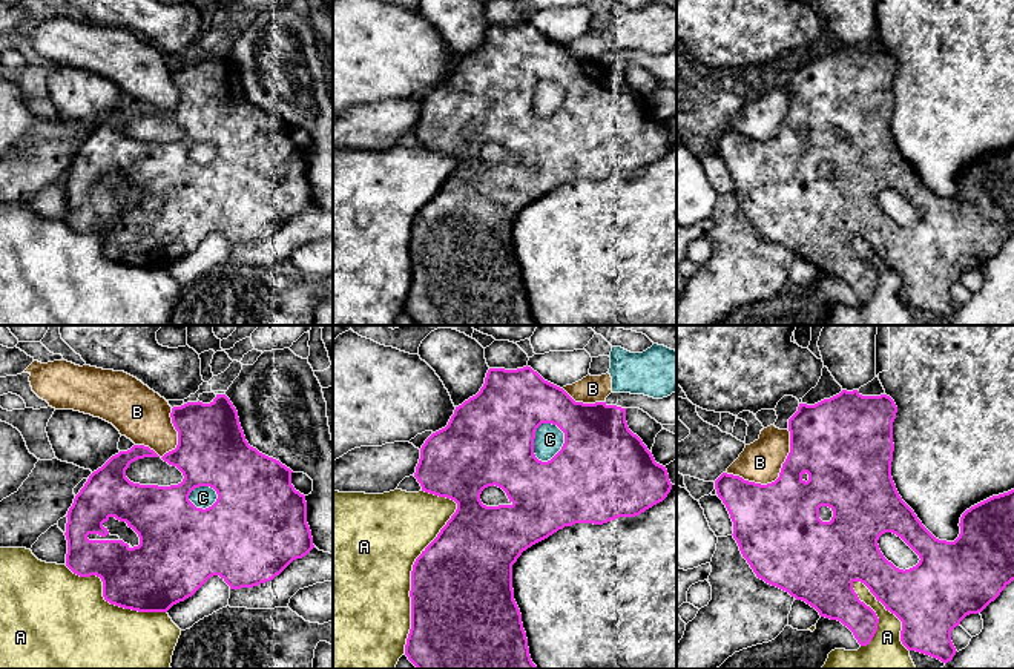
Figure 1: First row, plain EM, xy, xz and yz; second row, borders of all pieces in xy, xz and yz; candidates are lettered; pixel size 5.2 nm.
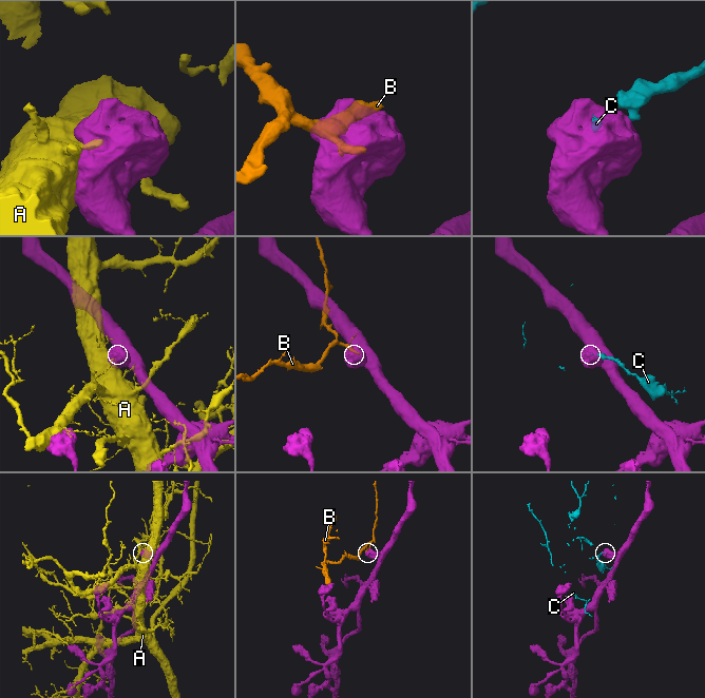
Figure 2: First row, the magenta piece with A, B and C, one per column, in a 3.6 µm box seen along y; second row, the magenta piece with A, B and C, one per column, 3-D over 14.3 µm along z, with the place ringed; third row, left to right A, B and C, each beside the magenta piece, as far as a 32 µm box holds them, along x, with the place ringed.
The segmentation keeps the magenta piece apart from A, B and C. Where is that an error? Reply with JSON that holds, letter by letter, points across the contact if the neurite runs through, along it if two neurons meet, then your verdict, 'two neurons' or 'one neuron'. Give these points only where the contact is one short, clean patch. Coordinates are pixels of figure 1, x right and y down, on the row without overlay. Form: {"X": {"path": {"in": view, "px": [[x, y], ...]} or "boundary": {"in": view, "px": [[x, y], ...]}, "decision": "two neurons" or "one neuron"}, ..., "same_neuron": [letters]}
{"A": {"decision": "two neurons"}, "B": {"decision": "two neurons"}, "C": {"boundary": {"in": "xz", "px": [[551, 79], [543, 79], [536, 88], [534, 111], [542, 118]]}, "decision": "two neurons"}, "same_neuron": []}

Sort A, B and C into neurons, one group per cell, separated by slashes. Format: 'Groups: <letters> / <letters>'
Groups: A / B C

